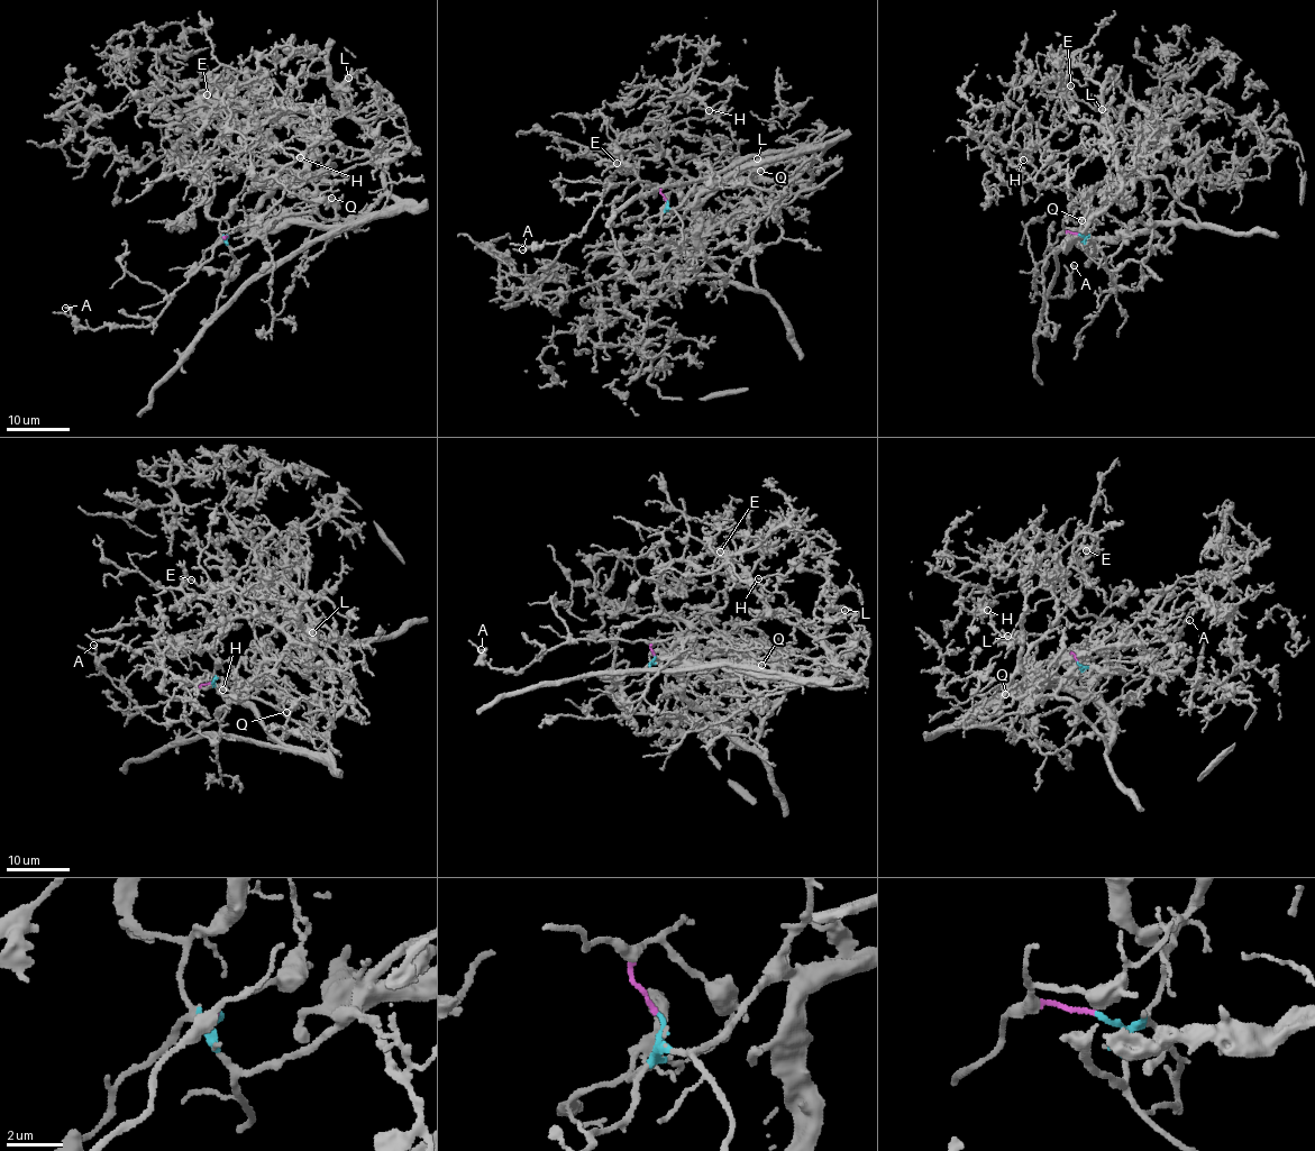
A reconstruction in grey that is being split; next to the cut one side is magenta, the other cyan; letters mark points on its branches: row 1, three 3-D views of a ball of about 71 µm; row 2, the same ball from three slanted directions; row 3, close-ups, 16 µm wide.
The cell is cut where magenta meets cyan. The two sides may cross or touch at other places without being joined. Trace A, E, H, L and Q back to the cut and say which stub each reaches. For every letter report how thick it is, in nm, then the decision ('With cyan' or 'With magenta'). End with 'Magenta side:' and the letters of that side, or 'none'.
A: Thickness 200 nm. With magenta
E: Thickness 320 nm. With cyan
H: Thickness 130 nm. With cyan
L: Thickness 200 nm. With cyan
Q: Thickness 130 nm. With cyan
Magenta side: A

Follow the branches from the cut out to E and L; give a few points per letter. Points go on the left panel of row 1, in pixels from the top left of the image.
E: (227, 236), (237, 248), (281, 217), (358, 215), (383, 193), (383, 147), (344, 115), (207, 93)
L: (227, 236), (237, 248), (281, 217), (346, 219), (383, 193), (383, 147), (343, 107), (337, 90), (347, 78)

